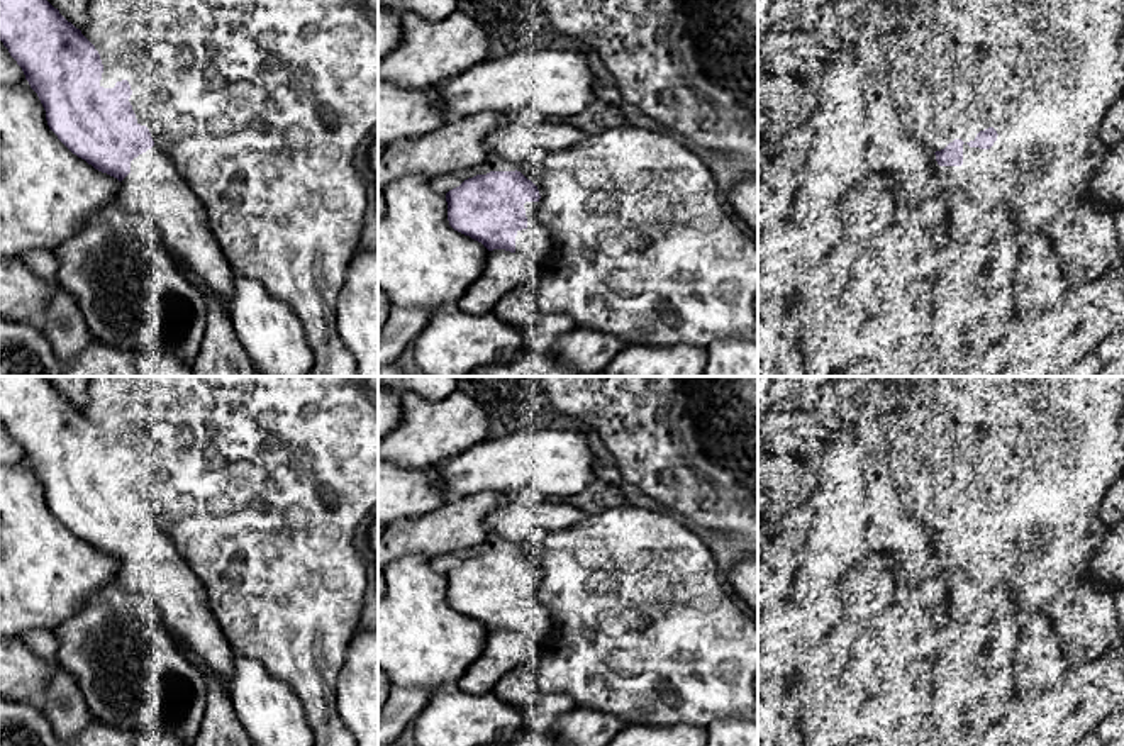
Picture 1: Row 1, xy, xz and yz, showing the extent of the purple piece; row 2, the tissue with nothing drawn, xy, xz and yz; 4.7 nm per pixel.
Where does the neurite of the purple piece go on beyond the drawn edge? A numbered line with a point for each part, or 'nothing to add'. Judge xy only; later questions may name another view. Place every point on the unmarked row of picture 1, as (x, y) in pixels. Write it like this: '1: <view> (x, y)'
1: xy (153, 568)

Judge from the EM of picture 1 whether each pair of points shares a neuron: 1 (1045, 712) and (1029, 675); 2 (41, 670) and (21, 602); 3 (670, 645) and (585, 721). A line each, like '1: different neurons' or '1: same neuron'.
1: different neurons
2: different neurons
3: different neurons

